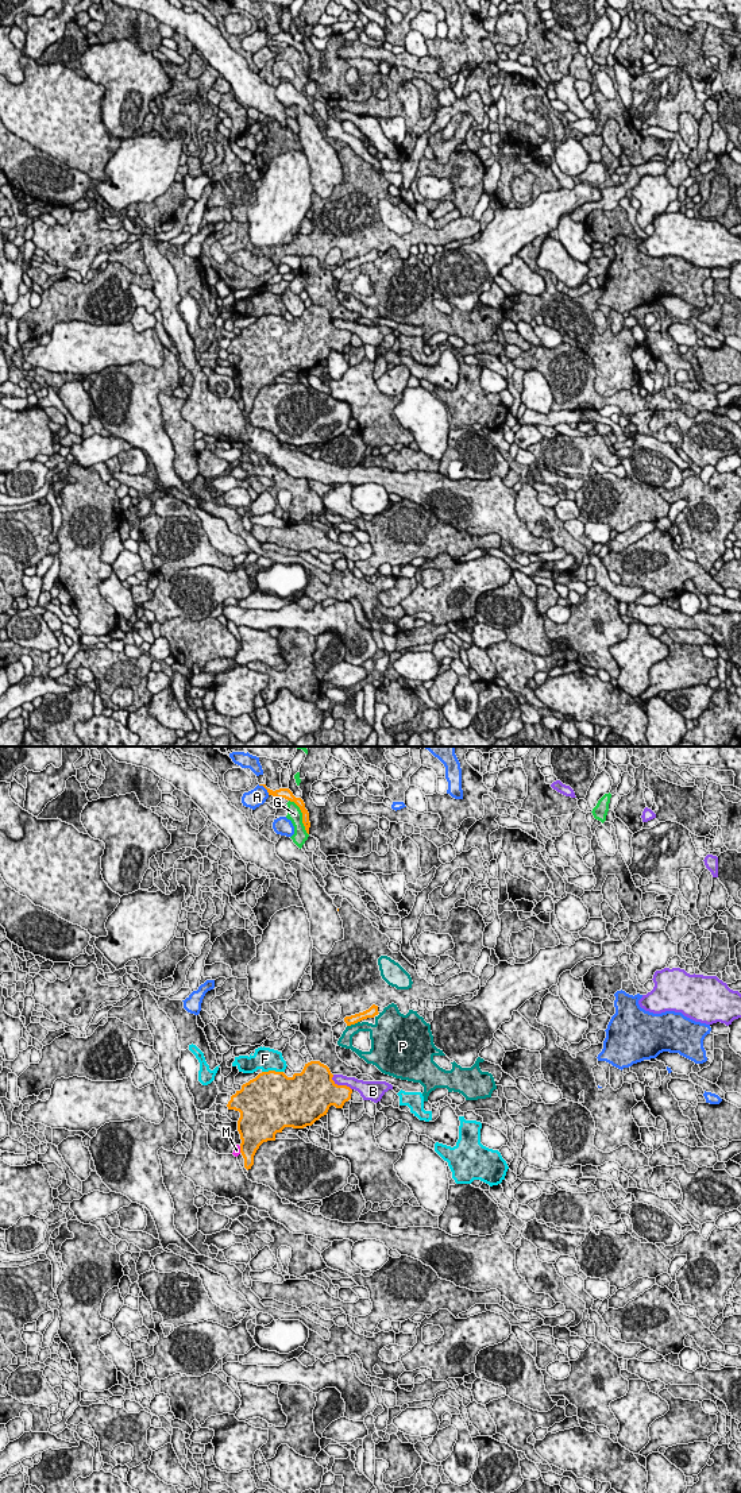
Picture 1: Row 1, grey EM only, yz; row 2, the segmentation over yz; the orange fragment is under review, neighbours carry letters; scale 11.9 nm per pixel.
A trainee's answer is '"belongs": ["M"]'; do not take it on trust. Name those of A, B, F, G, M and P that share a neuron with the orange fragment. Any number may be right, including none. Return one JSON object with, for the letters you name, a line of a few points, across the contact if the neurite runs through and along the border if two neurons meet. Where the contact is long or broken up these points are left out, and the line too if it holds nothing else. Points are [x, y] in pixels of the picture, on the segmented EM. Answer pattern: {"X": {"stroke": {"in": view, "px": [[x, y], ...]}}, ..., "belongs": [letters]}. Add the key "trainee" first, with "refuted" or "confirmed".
{"trainee": "refuted", "belongs": []}

